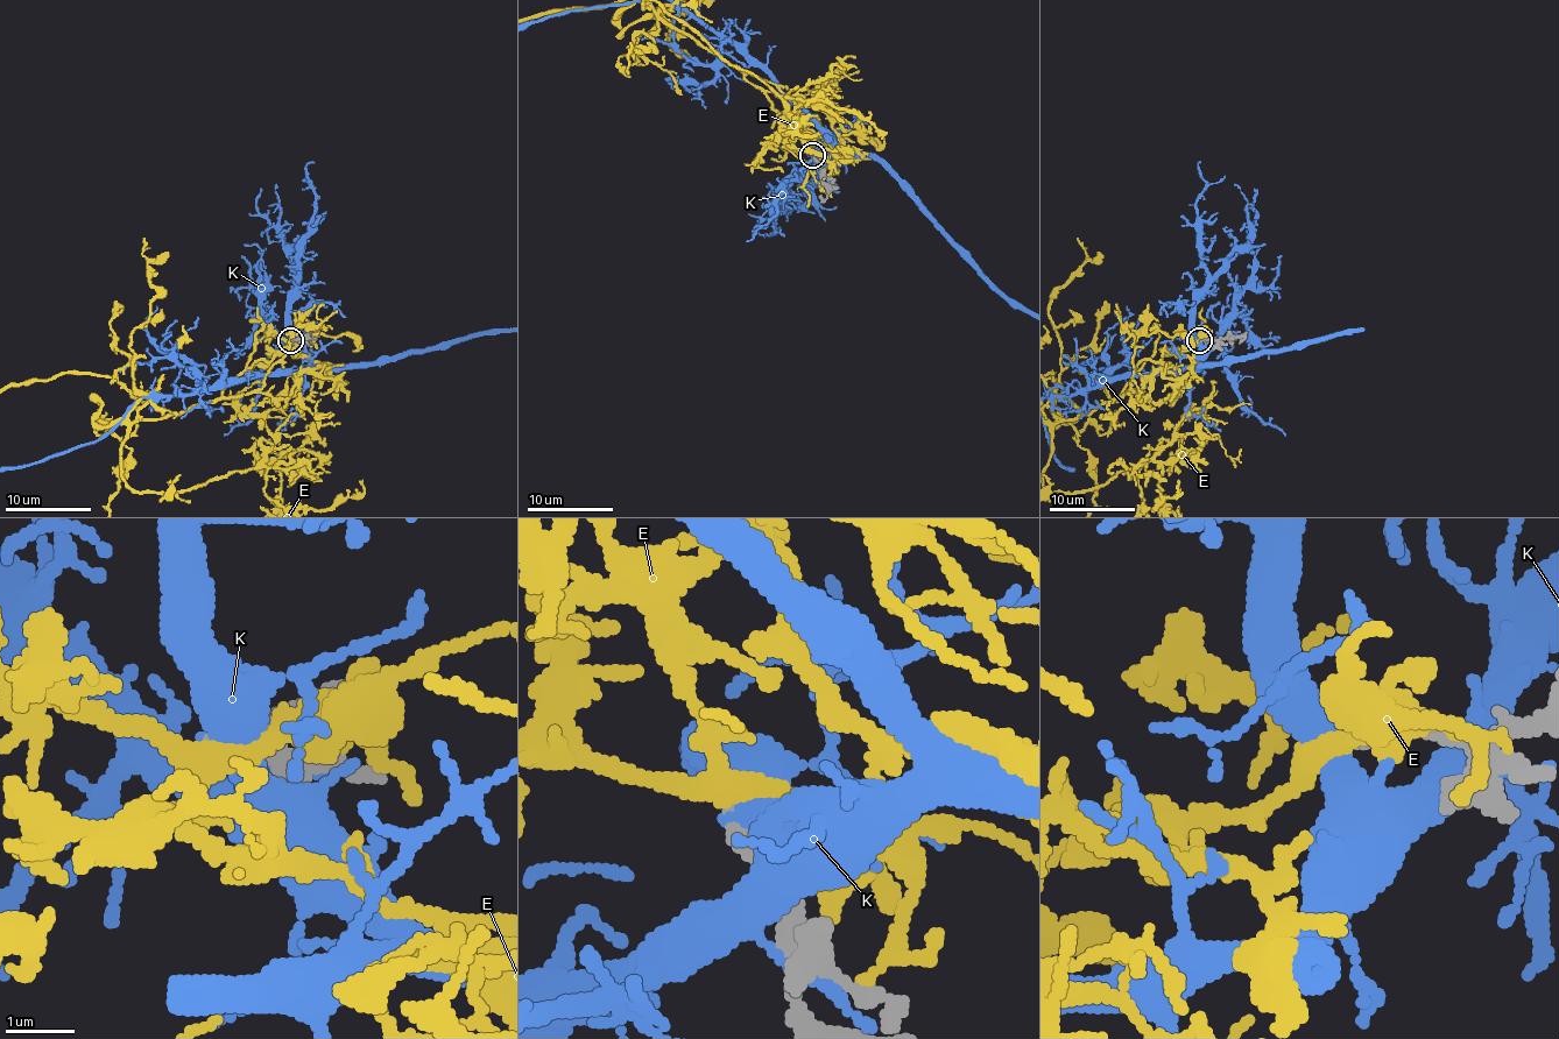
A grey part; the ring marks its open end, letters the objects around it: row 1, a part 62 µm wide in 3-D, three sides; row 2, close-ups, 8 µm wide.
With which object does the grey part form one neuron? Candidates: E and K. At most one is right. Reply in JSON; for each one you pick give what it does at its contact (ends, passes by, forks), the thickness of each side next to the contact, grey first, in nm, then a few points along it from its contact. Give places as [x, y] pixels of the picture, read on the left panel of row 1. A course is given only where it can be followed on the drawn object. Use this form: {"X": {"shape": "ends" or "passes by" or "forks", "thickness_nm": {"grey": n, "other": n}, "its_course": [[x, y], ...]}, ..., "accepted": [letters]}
{"E": {"shape": "passes by", "thickness_nm": {"grey": 420, "other": 340}, "its_course": [[296, 339], [212, 402], [139, 418], [121, 478], [184, 492], [258, 466], [270, 499], [316, 509], [362, 479]]}, "accepted": ["E"]}

